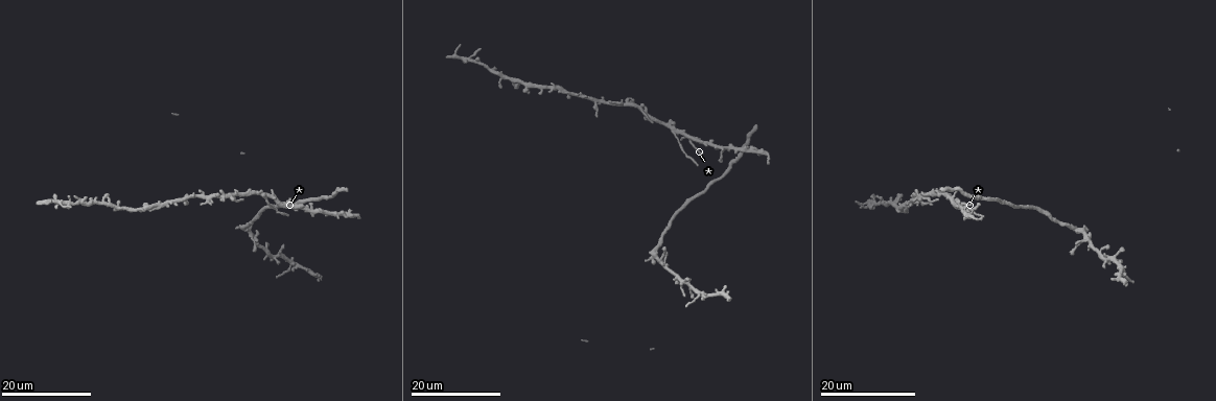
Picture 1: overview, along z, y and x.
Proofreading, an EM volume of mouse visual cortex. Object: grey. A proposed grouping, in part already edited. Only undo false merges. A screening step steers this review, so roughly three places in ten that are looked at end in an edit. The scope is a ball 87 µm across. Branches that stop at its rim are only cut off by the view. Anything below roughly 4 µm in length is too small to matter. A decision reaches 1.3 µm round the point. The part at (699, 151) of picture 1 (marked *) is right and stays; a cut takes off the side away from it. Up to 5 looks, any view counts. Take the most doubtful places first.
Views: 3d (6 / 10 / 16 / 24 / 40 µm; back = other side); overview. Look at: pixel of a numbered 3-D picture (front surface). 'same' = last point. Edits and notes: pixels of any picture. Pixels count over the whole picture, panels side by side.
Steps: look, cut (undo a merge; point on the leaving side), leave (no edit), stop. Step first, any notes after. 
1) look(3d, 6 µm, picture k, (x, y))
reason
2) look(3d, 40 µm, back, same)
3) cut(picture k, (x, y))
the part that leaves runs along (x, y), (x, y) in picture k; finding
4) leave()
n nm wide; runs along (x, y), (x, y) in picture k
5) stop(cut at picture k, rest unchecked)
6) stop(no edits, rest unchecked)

look(3d, 16 µm, picture 1, (675, 131))
three arms meet

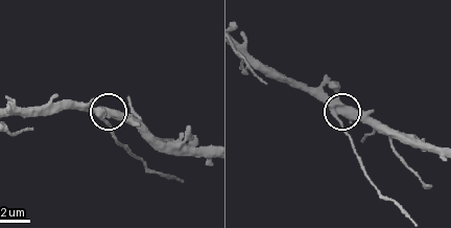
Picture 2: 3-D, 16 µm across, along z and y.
look(3d, 6 µm, picture 2, (337, 117))
closer look

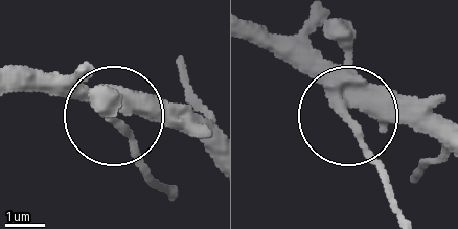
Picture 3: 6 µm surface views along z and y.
cut(picture 3, (126, 136))
3 arms; the part that leaves runs along (333, 101), (395, 208) in picture 3; a second neuron is stuck on

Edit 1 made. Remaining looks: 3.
look(3d, 16 µm, picture 1, (289, 266))
four-way junction

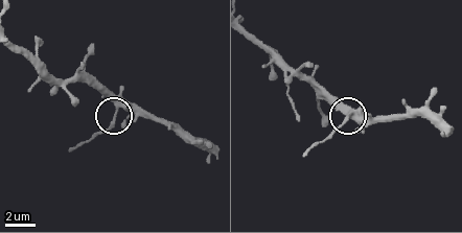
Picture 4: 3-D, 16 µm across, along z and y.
look(3d, 10 µm, picture 4, (119, 111))
closer look

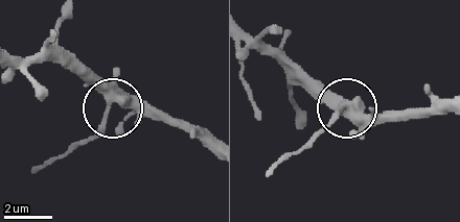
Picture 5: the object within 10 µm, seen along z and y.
leave()
370 nm wide; continuous, no second neuron

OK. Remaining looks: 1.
stop(cut at picture 3, rest unchecked)

